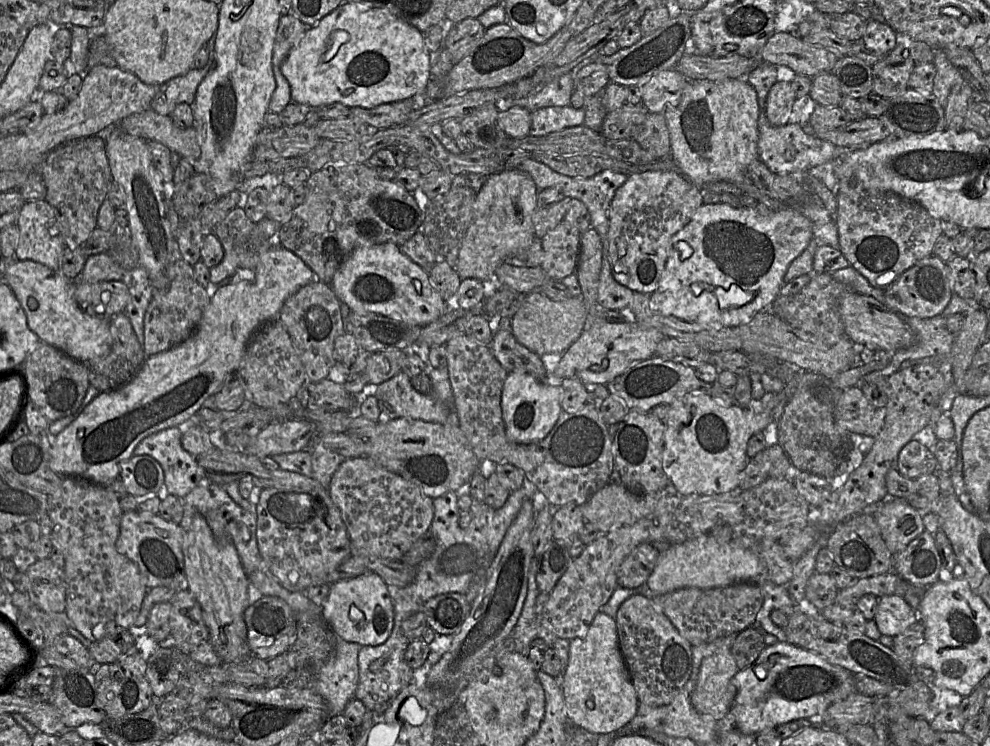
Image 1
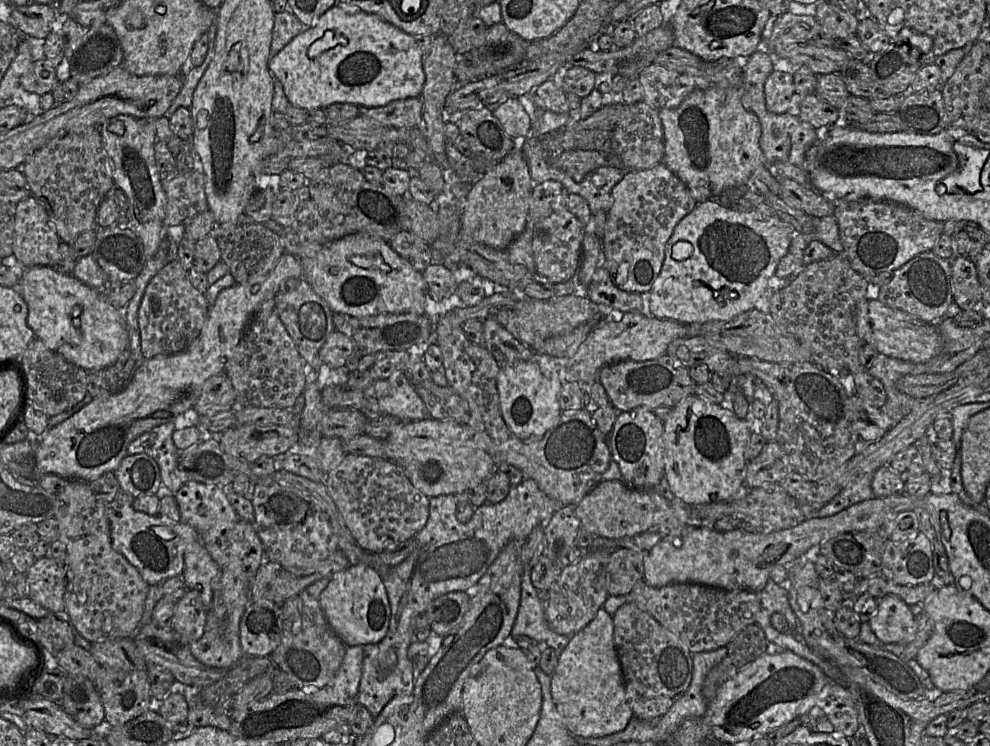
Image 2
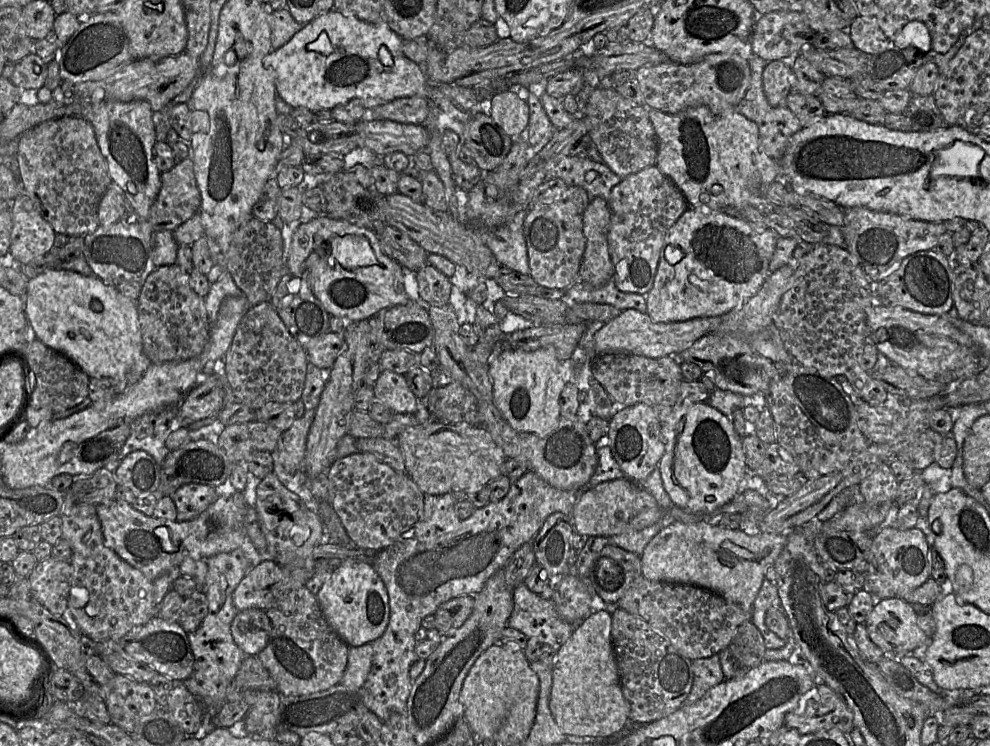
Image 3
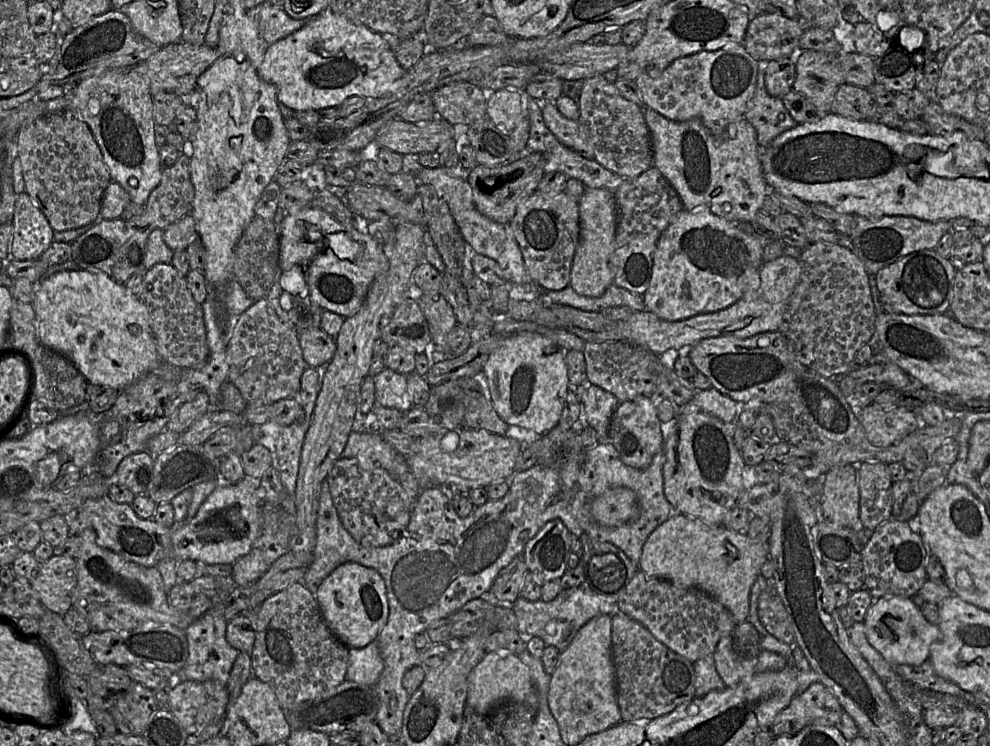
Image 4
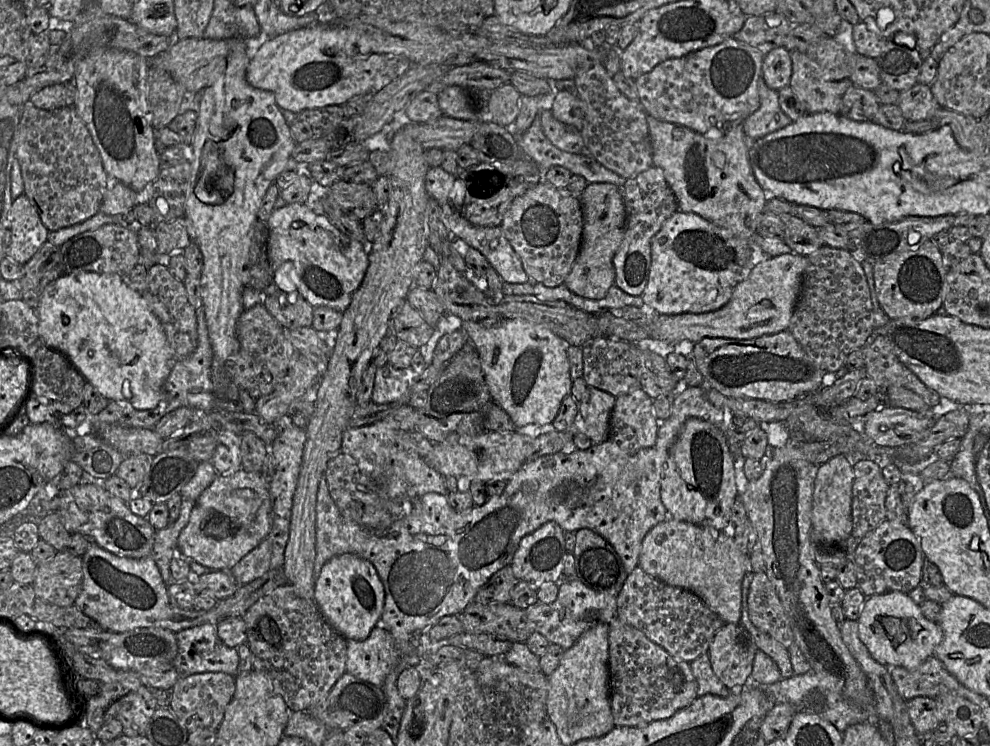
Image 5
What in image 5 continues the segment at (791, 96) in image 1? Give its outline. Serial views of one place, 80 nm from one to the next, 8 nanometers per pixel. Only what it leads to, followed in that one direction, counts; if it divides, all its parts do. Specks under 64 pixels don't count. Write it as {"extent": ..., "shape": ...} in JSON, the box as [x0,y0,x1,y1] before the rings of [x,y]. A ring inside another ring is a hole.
{"extent":[762,46,792,91],"shape":[[[784,46],[774,48],[764,56],[762,77],[769,88],[779,91],[789,85],[792,73],[791,54]]]}

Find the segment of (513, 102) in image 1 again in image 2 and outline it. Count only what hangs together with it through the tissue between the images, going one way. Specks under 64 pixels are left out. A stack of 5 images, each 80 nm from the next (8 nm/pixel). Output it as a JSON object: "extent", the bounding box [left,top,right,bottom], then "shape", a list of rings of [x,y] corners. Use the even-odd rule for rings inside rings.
{"extent":[531,66,569,113],"shape":[[[565,66],[561,67],[552,80],[547,80],[538,86],[531,95],[534,105],[540,110],[548,110],[554,113],[566,113],[569,111],[567,93],[563,90],[563,81],[567,73]]]}

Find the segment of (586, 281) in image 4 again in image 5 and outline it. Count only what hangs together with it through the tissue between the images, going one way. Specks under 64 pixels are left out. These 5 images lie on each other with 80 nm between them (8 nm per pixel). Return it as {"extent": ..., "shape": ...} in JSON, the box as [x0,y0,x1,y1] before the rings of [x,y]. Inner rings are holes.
{"extent":[564,183,626,300],"shape":[[[611,183],[587,184],[579,200],[583,213],[582,242],[564,285],[576,295],[598,300],[604,298],[614,284],[613,257],[624,236],[626,211],[621,189]]]}

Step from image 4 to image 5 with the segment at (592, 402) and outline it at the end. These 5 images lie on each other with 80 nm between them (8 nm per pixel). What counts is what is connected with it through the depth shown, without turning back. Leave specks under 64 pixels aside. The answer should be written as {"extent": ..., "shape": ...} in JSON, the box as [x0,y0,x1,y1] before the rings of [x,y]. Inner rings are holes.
{"extent":[579,386,616,444],"shape":[[[588,386],[580,401],[579,411],[584,421],[584,433],[594,444],[610,438],[610,417],[615,406],[616,397]]]}

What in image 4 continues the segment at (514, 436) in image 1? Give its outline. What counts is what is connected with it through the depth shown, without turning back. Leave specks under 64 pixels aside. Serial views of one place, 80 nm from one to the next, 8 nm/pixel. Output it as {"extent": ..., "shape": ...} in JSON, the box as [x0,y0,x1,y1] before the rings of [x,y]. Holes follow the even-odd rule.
{"extent":[483,331,570,435],"shape":[[[522,331],[496,348],[483,367],[489,397],[505,423],[543,435],[558,426],[570,388],[564,350],[549,338]]]}

